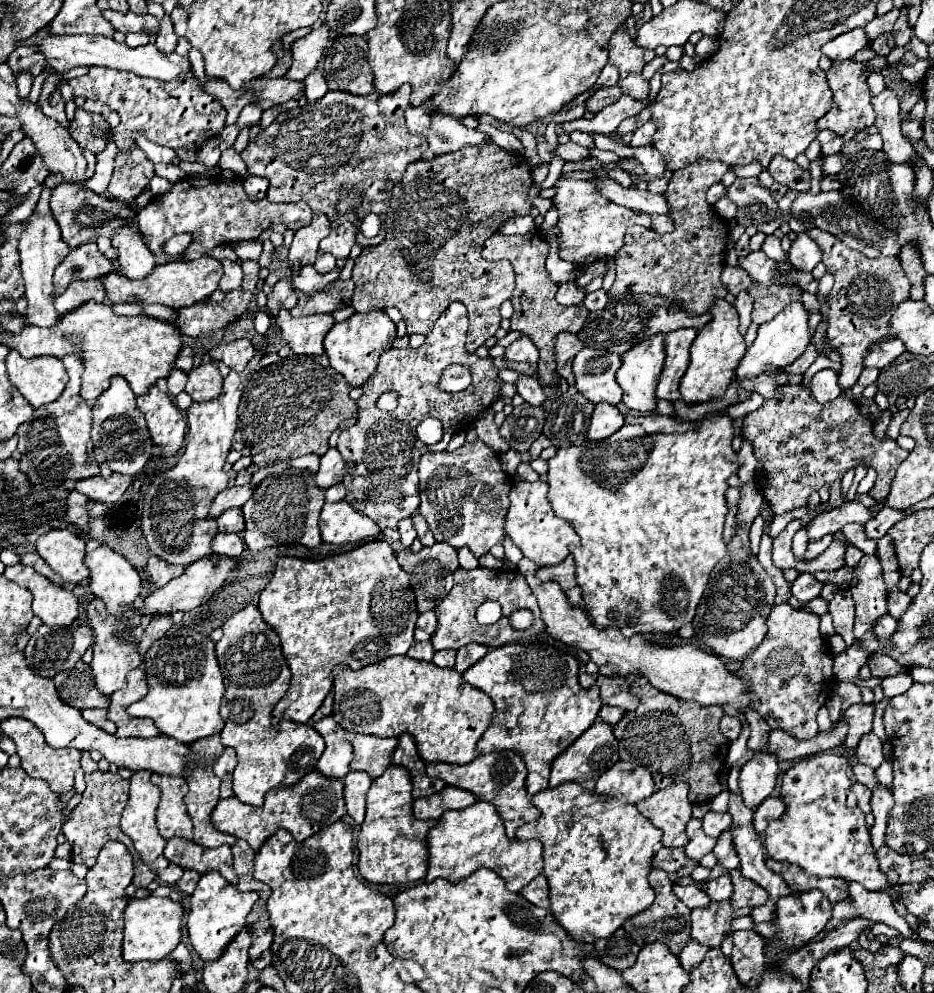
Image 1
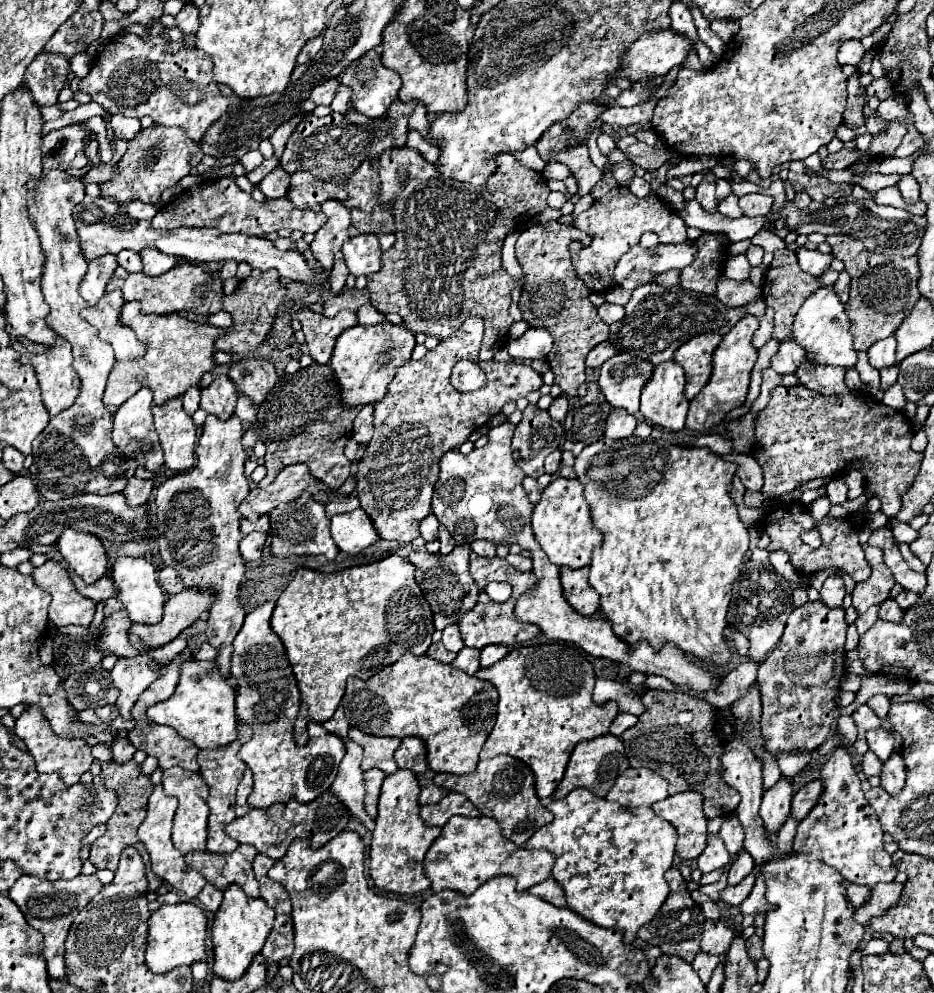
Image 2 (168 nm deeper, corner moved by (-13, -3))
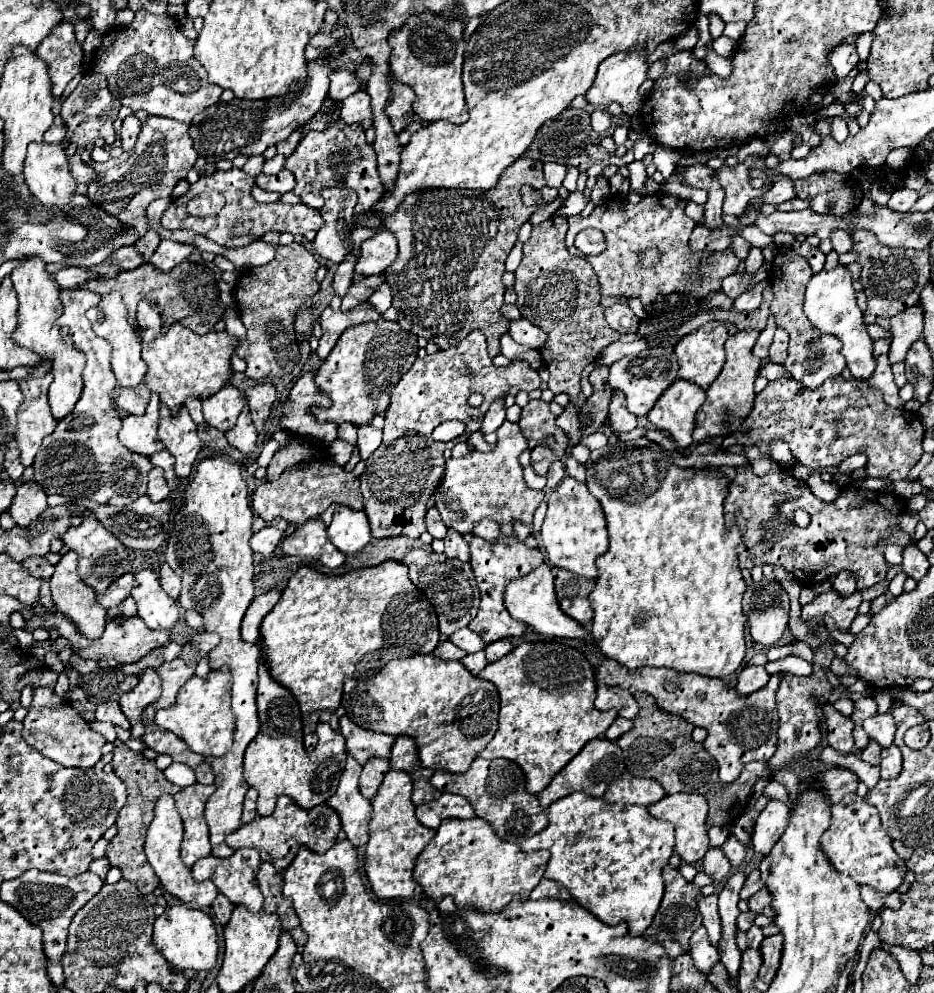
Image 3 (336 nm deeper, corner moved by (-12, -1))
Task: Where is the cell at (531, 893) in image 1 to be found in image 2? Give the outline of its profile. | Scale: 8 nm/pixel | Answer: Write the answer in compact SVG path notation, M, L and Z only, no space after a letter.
M548 877L546 881L542 881L542 883L534 885L534 887L530 887L528 893L532 893L532 895L536 895L536 897L540 897L540 899L544 899L544 901L556 905L556 907L566 907L564 891L562 891L562 887L556 883L554 877Z

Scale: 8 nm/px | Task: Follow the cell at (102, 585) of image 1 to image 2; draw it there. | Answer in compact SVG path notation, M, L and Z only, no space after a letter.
M118 557L112 567L112 579L116 587L116 599L124 605L134 623L158 623L162 617L162 605L166 593L158 583L156 569L142 557Z

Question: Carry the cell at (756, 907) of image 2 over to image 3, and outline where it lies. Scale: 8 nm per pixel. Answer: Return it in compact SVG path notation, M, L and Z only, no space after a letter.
M761 889L759 893L755 893L749 899L749 909L753 913L761 913L761 915L767 915L767 917L775 917L775 911L771 909L771 893L767 889Z

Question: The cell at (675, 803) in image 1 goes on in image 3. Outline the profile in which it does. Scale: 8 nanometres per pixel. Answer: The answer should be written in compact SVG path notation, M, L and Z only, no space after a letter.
M675 793L665 795L661 801L649 805L649 813L655 819L663 819L673 823L675 827L675 853L685 863L697 863L705 857L709 849L709 837L707 837L707 799L703 795L691 795L691 793Z

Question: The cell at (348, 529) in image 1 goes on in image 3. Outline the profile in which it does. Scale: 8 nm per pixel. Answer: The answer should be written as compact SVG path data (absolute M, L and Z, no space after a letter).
M339 507L327 527L331 543L345 555L361 551L371 541L371 529L365 511L355 511L351 507Z

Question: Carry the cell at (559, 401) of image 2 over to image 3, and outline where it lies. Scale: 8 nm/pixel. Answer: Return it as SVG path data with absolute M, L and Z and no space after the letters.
M569 405L569 407L565 409L565 413L557 417L557 425L567 433L567 437L569 437L569 441L571 441L571 445L579 445L579 443L581 443L583 433L581 433L579 413L577 413L577 409L575 409L575 407L571 407L571 405Z

